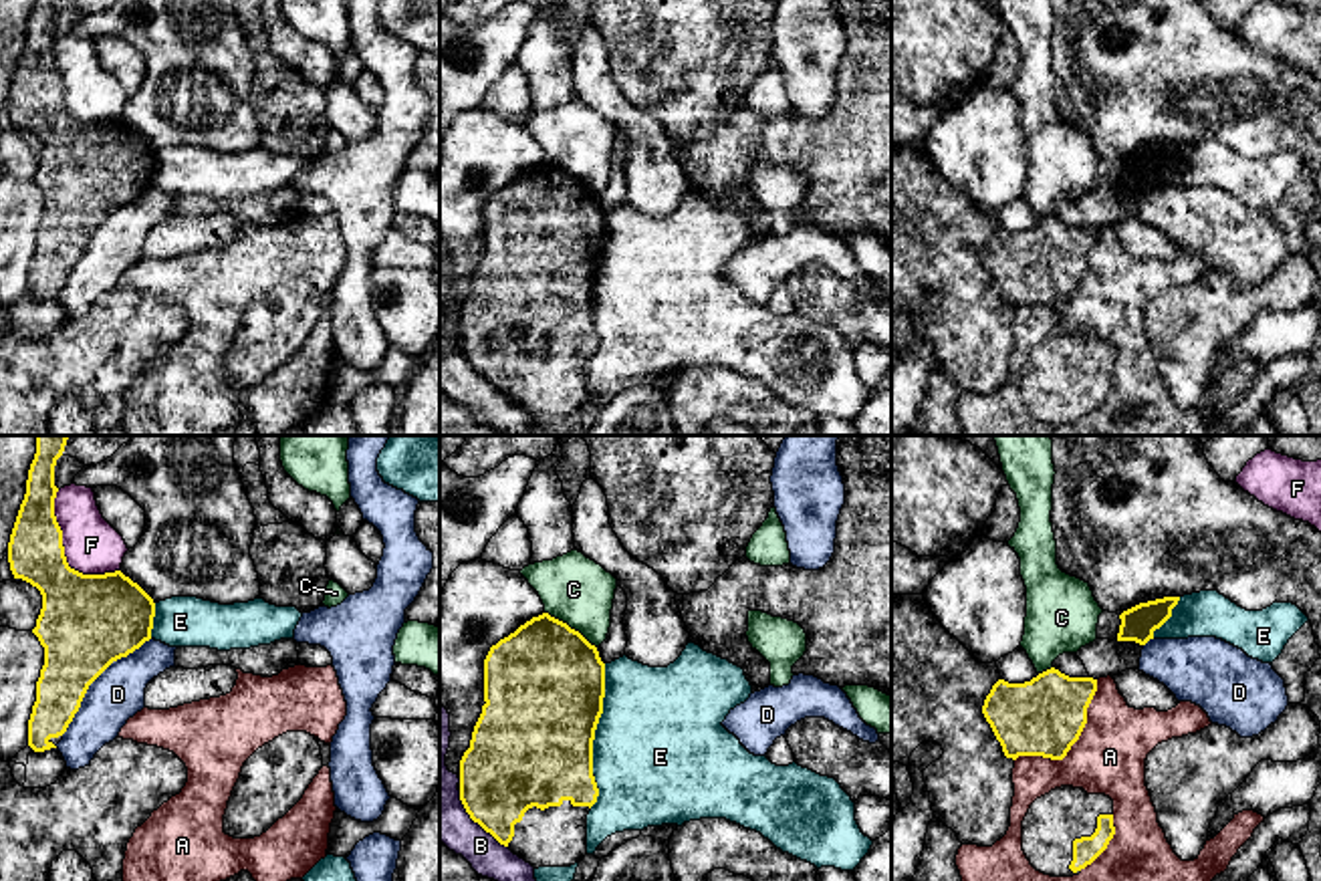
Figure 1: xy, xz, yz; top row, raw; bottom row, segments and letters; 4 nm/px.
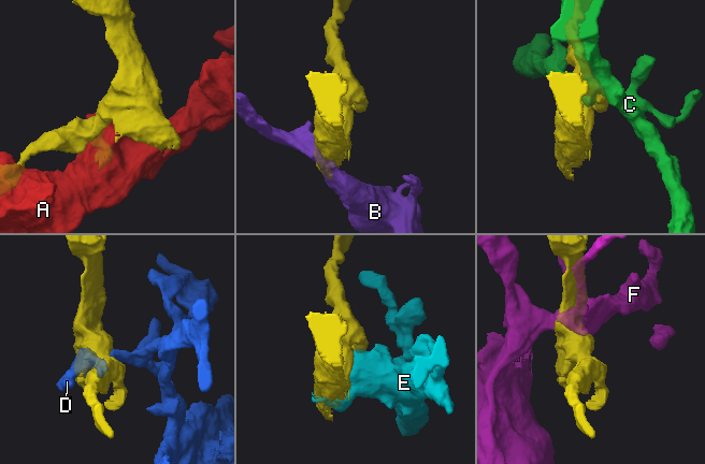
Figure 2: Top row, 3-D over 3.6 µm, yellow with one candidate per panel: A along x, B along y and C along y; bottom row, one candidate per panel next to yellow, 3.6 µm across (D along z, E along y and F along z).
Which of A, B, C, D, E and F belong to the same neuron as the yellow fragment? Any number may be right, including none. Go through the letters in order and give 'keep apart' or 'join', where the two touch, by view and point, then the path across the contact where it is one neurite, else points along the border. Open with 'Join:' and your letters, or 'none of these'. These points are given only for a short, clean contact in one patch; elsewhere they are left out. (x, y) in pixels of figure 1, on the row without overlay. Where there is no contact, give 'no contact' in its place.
Join: none of these
A: keep apart | yz (1075, 289)
B: keep apart | xz (476, 369)
C: keep apart | xz (569, 176)
D: keep apart | xy (95, 226)
E: keep apart | xz (593, 285)
F: keep apart | xy (63, 101)

